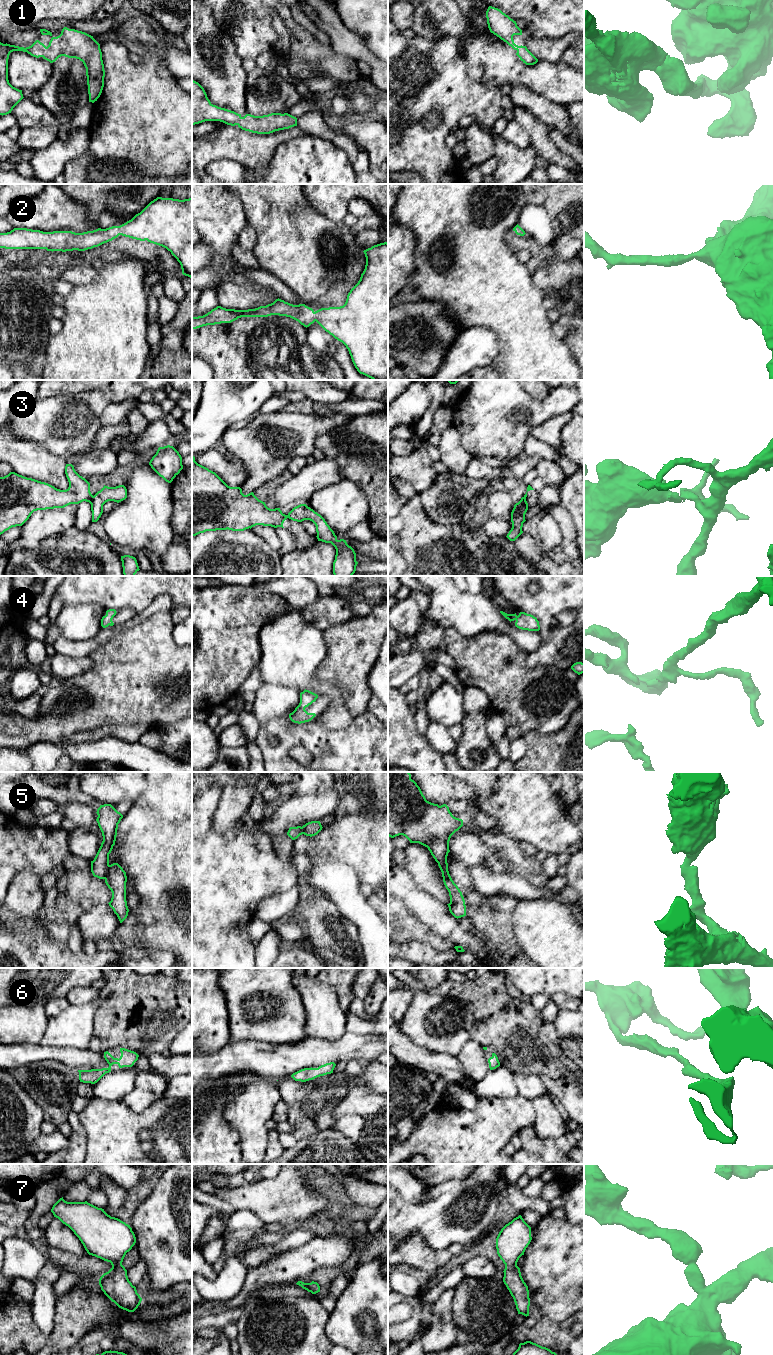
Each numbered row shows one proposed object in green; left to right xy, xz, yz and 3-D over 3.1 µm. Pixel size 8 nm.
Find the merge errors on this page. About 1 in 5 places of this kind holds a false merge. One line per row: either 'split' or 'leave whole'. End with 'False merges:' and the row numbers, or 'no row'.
1: leave whole
2: leave whole
3: split
4: leave whole
5: leave whole
6: leave whole
7: leave whole
False merges: 3

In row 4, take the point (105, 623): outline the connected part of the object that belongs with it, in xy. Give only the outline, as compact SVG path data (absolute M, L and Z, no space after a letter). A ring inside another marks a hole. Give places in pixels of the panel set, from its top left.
M109 609L106 611L106 615L102 617L101 619L101 626L103 628L110 626L113 626L114 623L112 621L113 617L116 615L116 610L115 609Z

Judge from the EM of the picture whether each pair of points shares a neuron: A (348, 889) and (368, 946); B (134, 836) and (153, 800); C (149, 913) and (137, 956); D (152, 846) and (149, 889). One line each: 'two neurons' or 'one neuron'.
A: one neuron
B: two neurons
C: two neurons
D: one neuron

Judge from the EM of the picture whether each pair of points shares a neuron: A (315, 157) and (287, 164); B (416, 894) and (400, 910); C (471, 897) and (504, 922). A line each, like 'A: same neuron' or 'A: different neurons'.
A: same neuron
B: different neurons
C: same neuron

